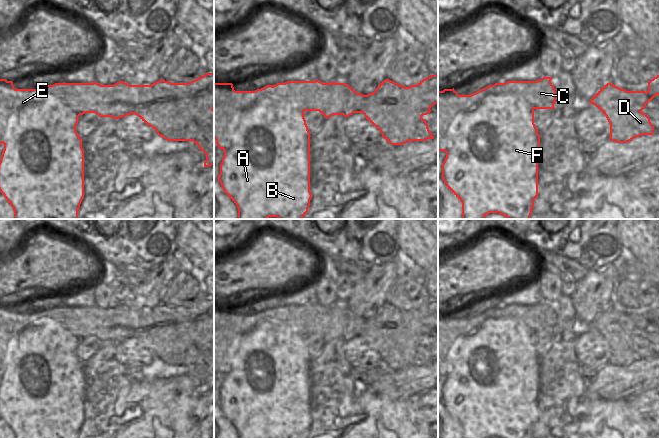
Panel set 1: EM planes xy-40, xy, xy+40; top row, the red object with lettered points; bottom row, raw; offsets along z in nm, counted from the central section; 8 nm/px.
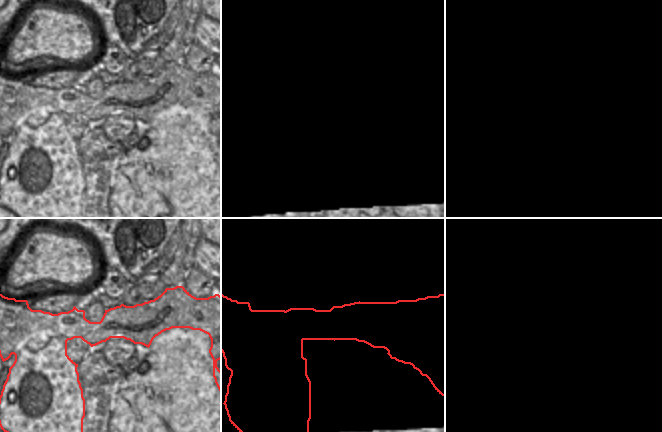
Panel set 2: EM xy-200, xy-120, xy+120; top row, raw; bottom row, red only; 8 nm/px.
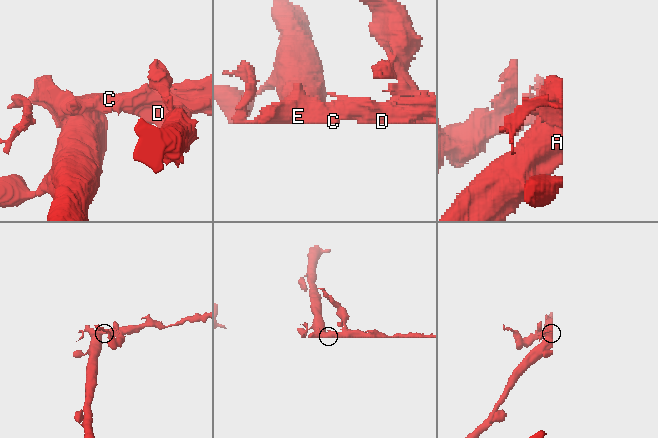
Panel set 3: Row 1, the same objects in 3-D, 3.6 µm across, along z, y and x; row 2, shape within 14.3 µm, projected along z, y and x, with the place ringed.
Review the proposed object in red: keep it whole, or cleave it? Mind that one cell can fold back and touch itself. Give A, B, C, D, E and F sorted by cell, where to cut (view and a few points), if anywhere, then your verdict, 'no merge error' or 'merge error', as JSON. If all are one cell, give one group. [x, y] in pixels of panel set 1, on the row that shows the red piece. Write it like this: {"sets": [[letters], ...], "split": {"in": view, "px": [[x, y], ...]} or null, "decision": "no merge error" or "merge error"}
{"sets": [["A", "B", "E", "F"], ["C", "D"]], "split": {"in": "xy+40", "px": [[494, 84], [499, 90], [519, 90], [534, 108]]}, "decision": "merge error"}

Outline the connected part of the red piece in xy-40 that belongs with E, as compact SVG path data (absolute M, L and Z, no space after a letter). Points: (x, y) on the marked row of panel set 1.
M0 79L0 145L4 144L4 150L0 158L0 192L6 198L8 203L12 206L14 210L14 219L77 219L78 210L80 204L84 198L84 150L82 148L82 139L76 132L76 126L78 124L79 114L75 110L74 102L79 99L76 94L76 89L50 89L49 87L39 87L37 89L15 89L12 81L7 81L6 79Z

